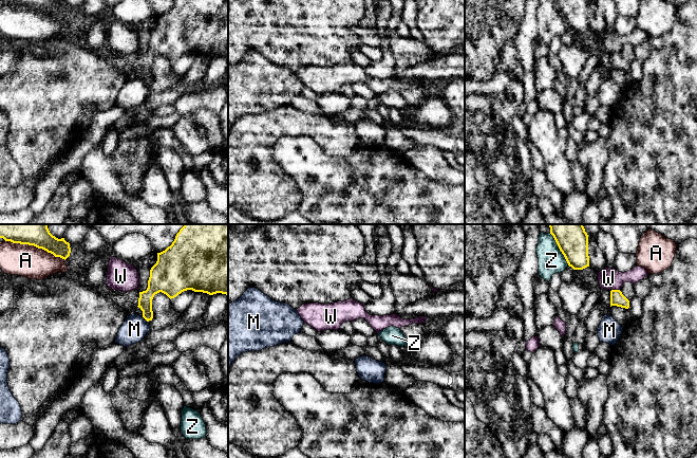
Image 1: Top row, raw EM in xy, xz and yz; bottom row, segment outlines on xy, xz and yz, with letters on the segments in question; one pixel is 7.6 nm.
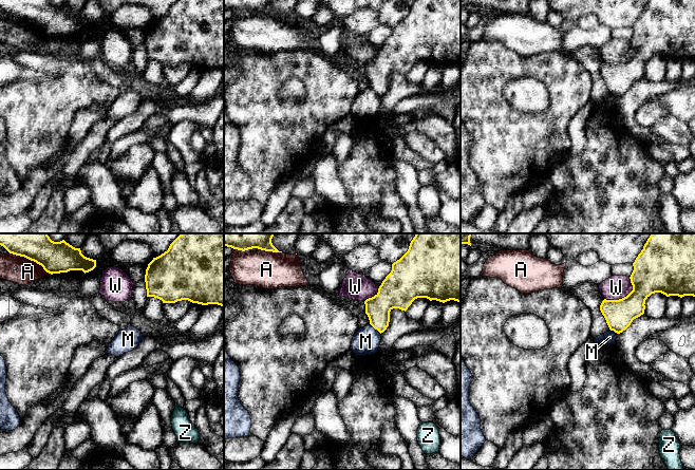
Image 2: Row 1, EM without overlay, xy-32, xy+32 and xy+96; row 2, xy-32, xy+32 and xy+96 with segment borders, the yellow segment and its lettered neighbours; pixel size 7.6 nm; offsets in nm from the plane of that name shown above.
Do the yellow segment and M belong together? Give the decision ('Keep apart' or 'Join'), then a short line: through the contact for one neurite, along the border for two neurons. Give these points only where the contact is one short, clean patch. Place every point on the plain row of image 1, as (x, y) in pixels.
Keep apart. Line: xy (142, 79), (147, 84)

